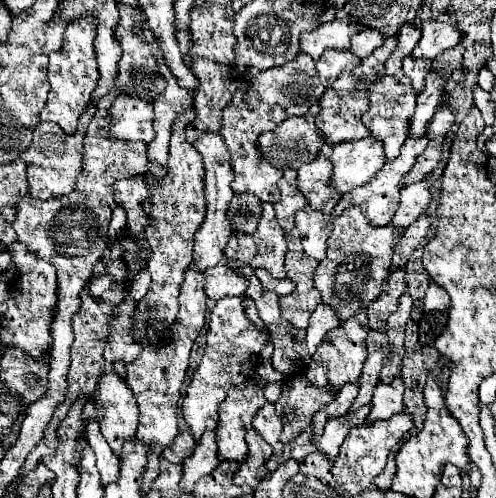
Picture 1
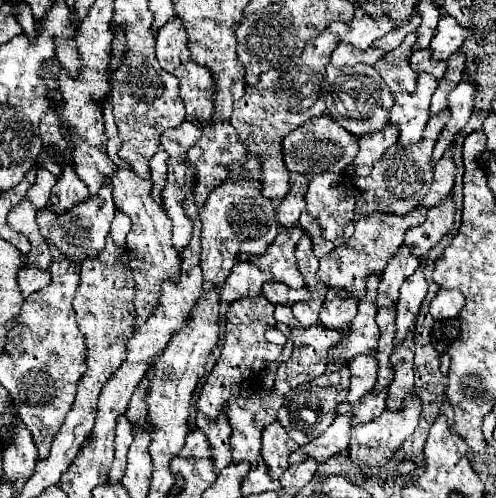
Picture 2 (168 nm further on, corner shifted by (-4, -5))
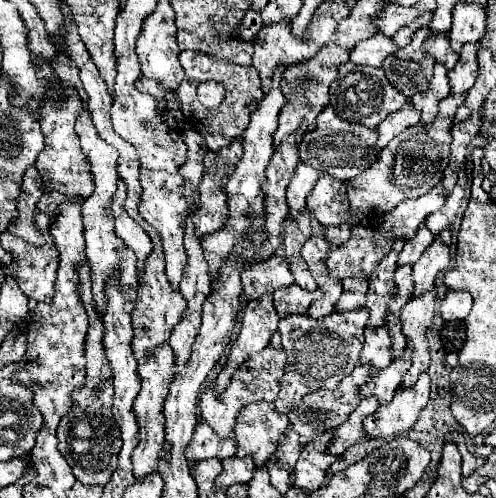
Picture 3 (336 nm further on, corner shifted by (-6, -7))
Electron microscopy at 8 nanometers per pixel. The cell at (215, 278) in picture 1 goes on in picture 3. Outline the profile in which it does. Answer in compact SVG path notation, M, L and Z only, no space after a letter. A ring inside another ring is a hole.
M271 256L271 260L263 260L263 264L255 264L255 268L243 272L243 292L249 300L259 300L265 292L275 292L293 282L295 278L285 256Z

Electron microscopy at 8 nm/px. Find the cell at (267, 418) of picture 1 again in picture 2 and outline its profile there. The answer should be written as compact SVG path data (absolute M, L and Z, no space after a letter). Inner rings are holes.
M273 422L269 426L265 426L263 430L263 458L269 466L269 472L273 474L273 478L281 478L281 474L289 468L289 454L295 452L299 446L289 438L287 430L279 424L279 422Z

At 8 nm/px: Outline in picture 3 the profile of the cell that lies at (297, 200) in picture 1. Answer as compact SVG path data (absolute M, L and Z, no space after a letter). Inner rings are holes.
M303 162L299 164L299 168L291 176L291 182L289 182L289 188L287 188L287 204L289 204L291 210L297 210L297 212L305 210L305 198L313 190L319 176L321 176L319 170L311 168Z

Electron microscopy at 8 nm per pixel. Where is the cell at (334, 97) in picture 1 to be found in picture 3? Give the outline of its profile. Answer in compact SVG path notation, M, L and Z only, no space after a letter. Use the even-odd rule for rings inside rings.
M345 62L339 66L337 78L329 86L329 102L335 104L339 116L351 120L353 124L377 128L391 112L399 110L407 102L407 98L389 84L383 68L357 66L353 62Z

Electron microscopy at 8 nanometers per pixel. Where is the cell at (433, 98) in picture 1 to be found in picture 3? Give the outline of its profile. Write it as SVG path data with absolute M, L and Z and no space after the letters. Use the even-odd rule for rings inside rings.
M465 44L461 50L461 56L455 64L453 70L449 70L449 80L451 80L451 92L461 92L469 90L479 74L479 64L477 64L477 44Z

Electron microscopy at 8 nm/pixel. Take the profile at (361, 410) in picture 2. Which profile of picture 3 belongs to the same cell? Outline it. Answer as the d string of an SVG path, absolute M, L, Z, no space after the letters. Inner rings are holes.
M407 344L405 354L403 354L401 358L395 358L387 368L379 370L367 384L363 384L361 396L363 396L363 398L375 396L375 398L379 400L379 404L387 404L387 400L391 400L393 392L397 390L403 374L405 374L405 372L409 370L409 366L411 366L409 354L411 354L411 344Z

